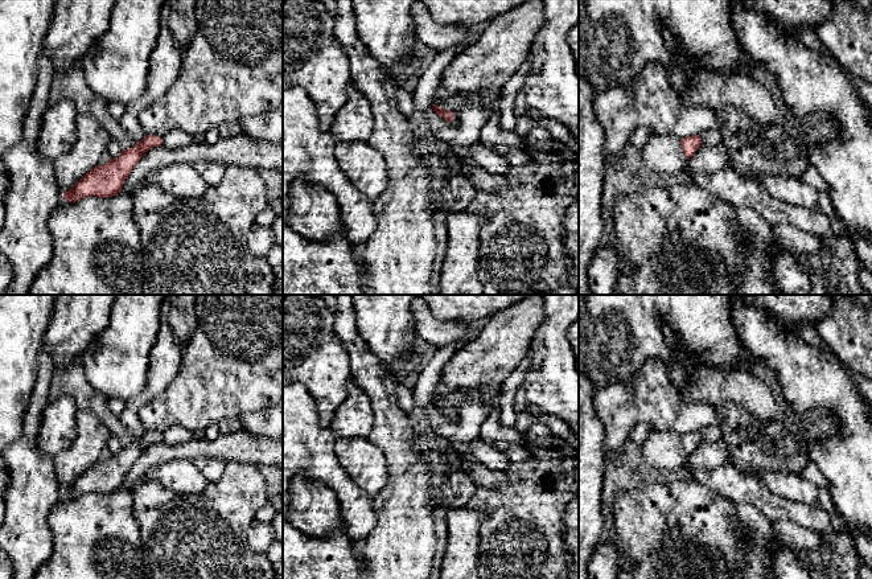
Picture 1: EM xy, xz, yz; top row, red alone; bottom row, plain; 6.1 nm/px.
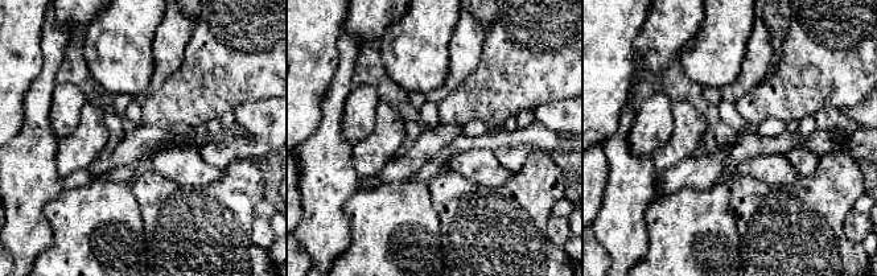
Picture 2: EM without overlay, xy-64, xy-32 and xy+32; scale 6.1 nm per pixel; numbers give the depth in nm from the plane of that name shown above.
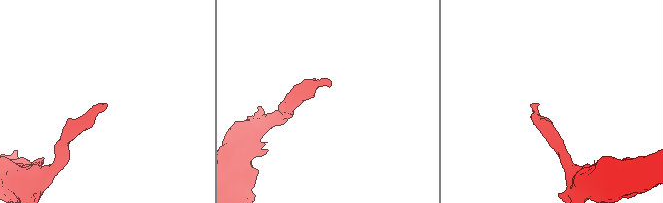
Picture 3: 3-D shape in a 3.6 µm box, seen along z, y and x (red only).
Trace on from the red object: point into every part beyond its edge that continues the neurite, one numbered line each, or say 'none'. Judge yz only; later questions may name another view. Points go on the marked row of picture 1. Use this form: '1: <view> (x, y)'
1: yz (663, 154)

